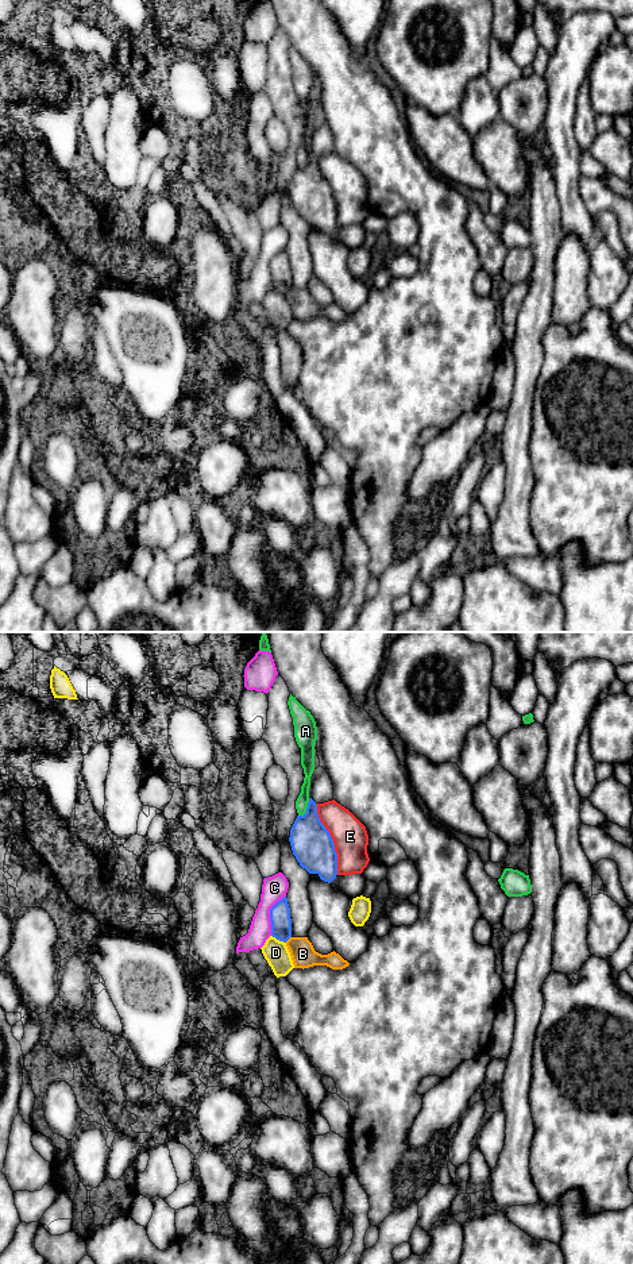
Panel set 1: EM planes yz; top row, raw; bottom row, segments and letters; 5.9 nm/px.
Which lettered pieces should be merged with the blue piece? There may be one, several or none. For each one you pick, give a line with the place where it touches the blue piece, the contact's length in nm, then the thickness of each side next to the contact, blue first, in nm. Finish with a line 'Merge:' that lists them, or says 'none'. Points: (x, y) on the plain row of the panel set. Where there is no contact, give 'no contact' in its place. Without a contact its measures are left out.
Merge: none

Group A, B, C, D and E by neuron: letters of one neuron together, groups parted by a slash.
A / B / C / D / E

